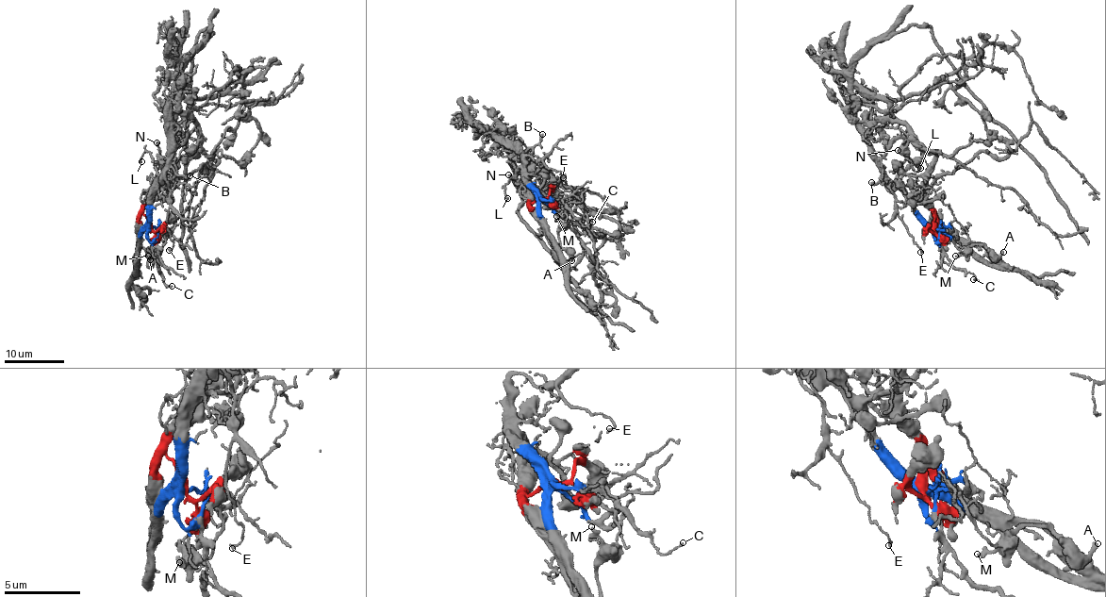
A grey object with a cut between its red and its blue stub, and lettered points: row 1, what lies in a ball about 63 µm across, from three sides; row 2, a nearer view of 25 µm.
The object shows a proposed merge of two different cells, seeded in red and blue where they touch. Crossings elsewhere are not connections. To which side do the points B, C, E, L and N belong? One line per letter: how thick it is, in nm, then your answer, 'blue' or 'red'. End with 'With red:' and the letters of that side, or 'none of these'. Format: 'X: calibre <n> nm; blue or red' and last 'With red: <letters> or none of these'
B: calibre 300 nm; blue
C: calibre 70 nm; blue
E: calibre 130 nm; blue
L: calibre 130 nm; blue
N: calibre 160 nm; blue
With red: none of these

